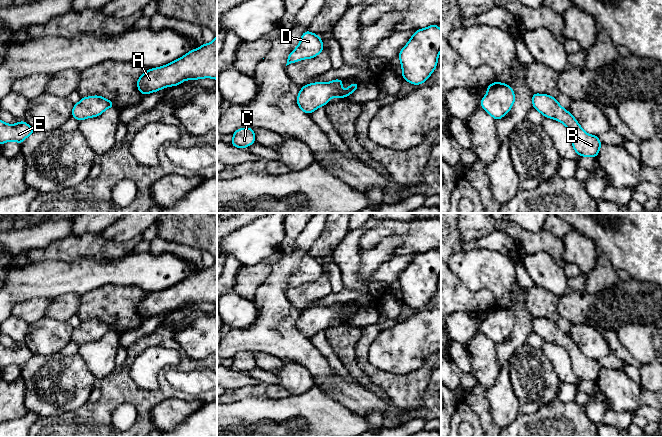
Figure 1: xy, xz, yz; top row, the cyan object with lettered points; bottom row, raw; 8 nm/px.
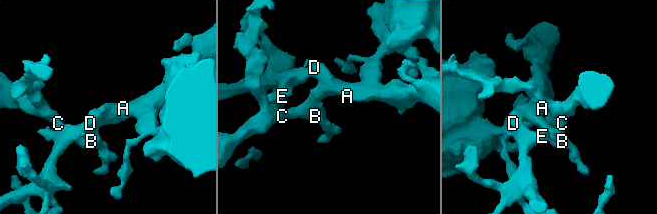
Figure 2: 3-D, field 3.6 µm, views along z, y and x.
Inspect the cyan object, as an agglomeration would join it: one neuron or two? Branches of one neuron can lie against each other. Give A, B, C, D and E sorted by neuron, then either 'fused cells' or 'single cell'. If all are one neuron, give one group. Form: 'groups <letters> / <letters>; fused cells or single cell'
groups A B C D E; single cell

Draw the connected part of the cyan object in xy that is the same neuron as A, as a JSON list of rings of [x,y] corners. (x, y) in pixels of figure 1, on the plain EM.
[[[217,259],[208,268],[193,273],[181,282],[161,291],[148,293],[137,304],[142,319],[177,310],[185,304],[217,304]]]

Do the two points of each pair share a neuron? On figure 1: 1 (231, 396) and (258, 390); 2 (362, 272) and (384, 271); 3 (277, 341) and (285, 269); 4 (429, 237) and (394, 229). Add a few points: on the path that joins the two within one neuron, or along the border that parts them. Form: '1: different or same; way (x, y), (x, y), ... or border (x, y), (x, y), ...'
1: same; way (238, 394), (251, 391)
2: different; border (392, 258), (385, 261), (370, 280)
3: same; way (272, 323), (274, 287)
4: same; way (420, 235), (415, 235), (403, 229)

